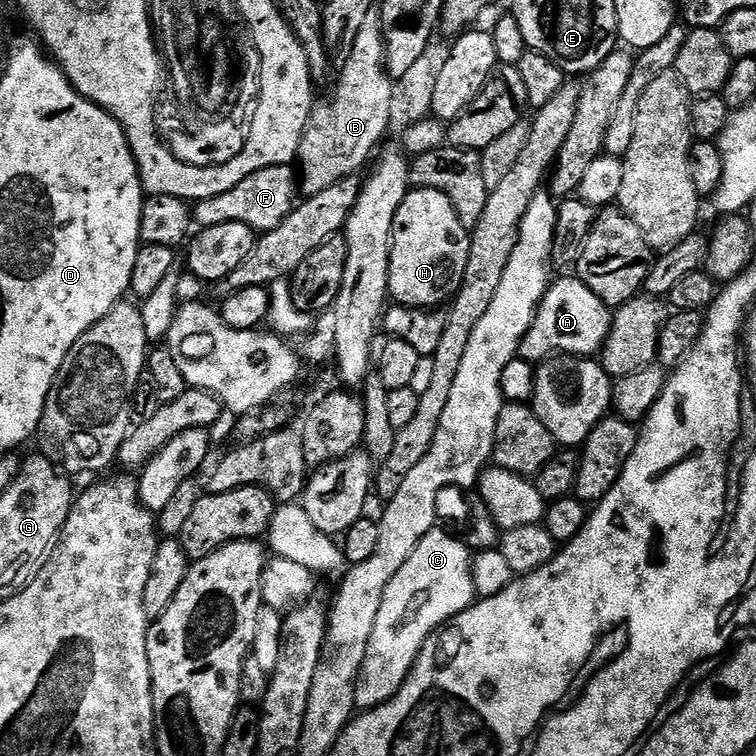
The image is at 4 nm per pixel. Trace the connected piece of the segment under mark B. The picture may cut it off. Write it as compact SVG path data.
M373 8L358 30L358 37L351 47L351 54L341 67L333 102L319 103L308 119L303 132L299 154L296 157L300 168L300 190L307 197L329 189L335 182L345 180L348 176L359 173L360 168L369 158L372 150L379 144L387 130L391 127L391 102L393 100L394 82L384 67L384 33L381 26L379 9Z

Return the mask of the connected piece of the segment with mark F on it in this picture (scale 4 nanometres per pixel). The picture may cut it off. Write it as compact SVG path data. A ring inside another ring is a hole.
M287 164L270 166L266 170L249 171L234 190L218 194L214 198L195 201L193 221L201 229L223 224L244 224L257 234L270 232L279 227L298 203L298 176Z

